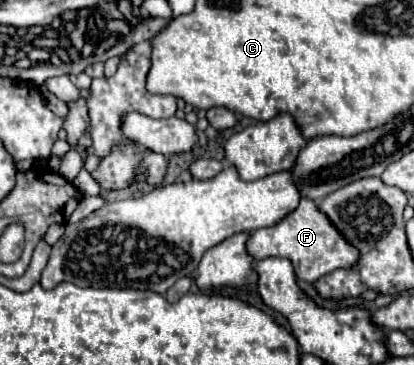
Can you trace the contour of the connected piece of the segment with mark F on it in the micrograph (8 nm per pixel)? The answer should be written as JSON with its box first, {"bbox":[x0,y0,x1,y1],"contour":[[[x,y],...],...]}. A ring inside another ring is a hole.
{"bbox":[247,199,361,281],"contour":[[[301,199],[295,213],[289,213],[279,225],[257,229],[251,233],[251,241],[247,241],[247,251],[255,259],[265,257],[287,257],[295,265],[295,273],[301,281],[317,281],[319,277],[335,271],[353,267],[361,253],[353,245],[349,245],[337,227],[329,221],[329,217],[319,209],[319,205],[311,199]]]}

